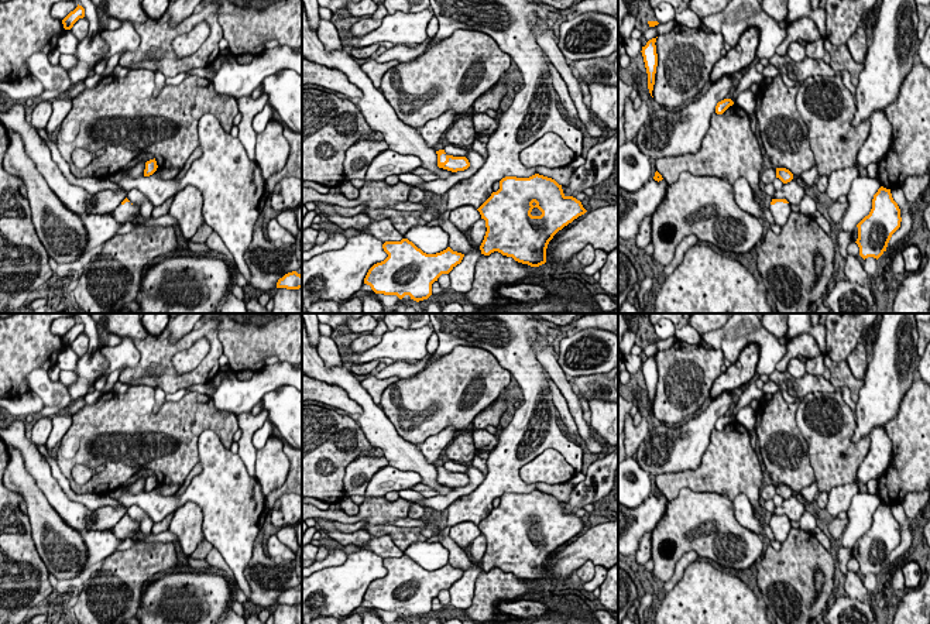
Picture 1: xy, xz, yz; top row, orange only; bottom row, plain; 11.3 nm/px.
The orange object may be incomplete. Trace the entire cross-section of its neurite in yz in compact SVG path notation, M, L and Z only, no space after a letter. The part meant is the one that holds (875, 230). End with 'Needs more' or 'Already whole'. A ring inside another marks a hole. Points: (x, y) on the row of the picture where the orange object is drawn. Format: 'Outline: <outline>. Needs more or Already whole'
Outline: M881 186L872 199L872 209L858 224L857 244L859 256L879 258L888 247L892 234L900 227L900 209L890 189Z. Already whole

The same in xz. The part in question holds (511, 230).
Outline: M535 174L529 178L505 176L500 189L477 209L485 220L485 236L480 246L481 254L494 251L512 257L515 261L539 267L546 263L546 248L553 236L587 210L581 202L563 193L555 179Z. Already whole

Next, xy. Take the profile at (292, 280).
Outline: M296 271L288 272L278 280L277 288L299 289L302 288L302 275Z. Already whole

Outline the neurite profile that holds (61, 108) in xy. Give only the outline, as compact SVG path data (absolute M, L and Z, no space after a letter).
M59 97L51 102L52 103L52 114L48 120L48 124L45 127L48 136L55 131L58 127L61 127L64 119L72 109L72 100Z

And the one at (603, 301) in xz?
M597 294L590 299L603 313L611 313L618 308L608 294Z

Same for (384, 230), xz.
M391 219L373 220L363 230L346 229L346 230L343 230L342 234L346 236L347 239L350 239L350 237L360 234L360 233L370 233L374 237L377 237L378 240L381 240L382 243L385 243L385 241L401 241L402 239L405 239L404 234L397 232Z

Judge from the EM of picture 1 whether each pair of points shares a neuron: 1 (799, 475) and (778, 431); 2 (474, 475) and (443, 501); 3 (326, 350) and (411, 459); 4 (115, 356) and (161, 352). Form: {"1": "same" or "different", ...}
{"1": "same", "2": "same", "3": "different", "4": "different"}

